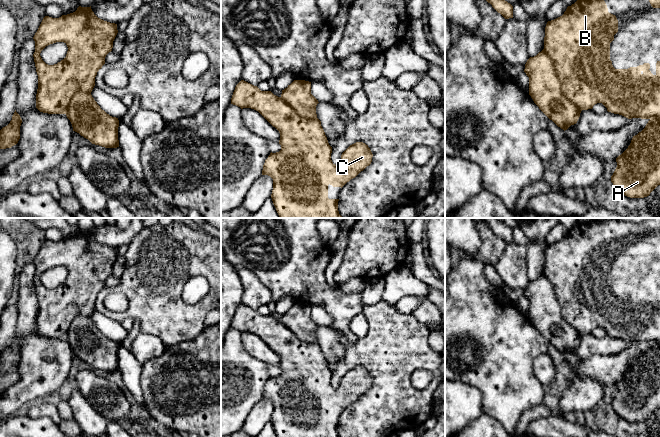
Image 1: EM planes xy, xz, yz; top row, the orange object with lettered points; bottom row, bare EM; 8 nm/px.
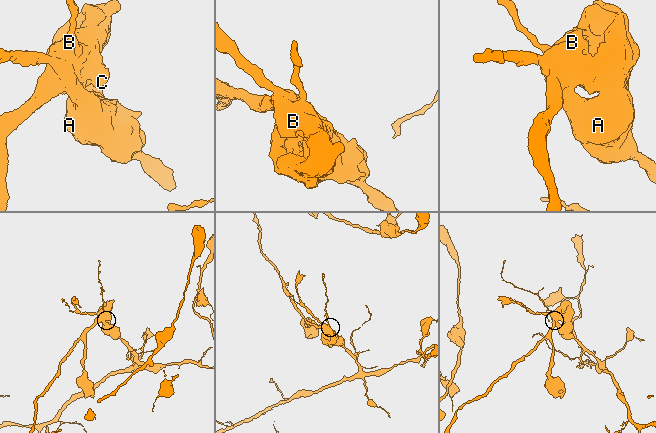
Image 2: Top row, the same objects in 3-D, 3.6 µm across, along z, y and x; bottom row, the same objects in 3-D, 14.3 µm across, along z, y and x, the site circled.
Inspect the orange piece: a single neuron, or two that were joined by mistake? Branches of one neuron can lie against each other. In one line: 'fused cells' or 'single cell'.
single cell

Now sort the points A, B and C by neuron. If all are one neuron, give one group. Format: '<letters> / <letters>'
A B C

